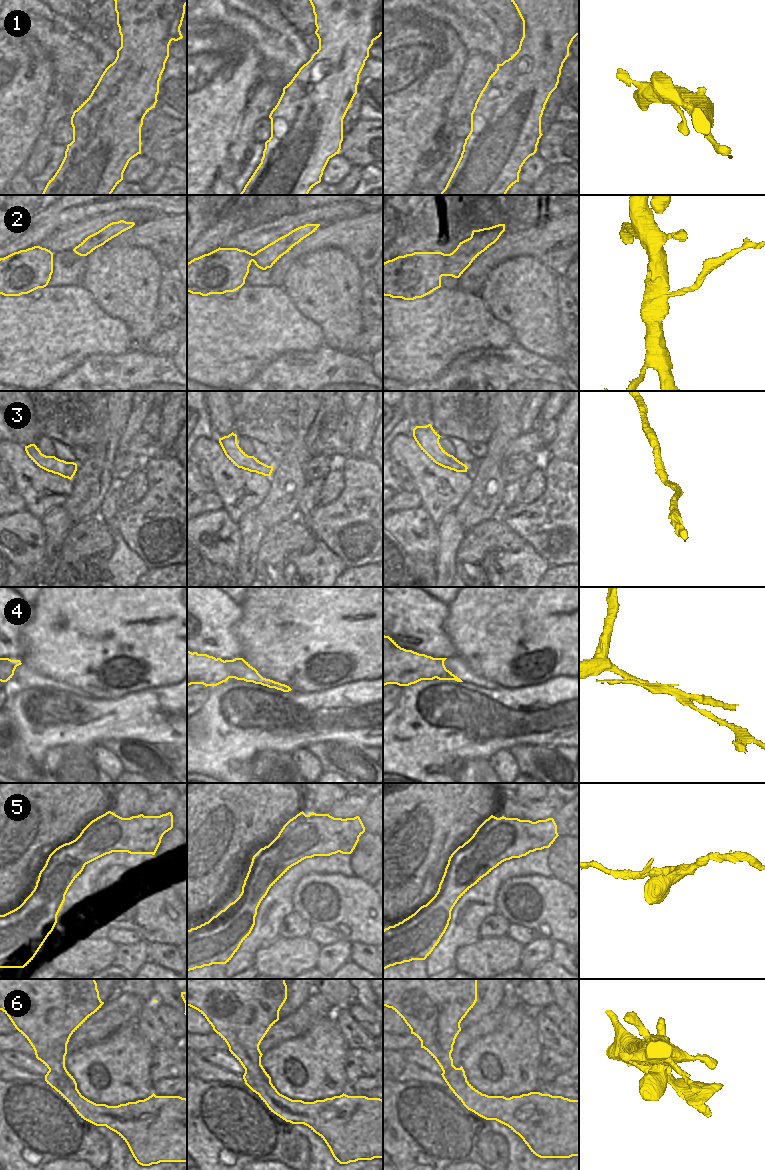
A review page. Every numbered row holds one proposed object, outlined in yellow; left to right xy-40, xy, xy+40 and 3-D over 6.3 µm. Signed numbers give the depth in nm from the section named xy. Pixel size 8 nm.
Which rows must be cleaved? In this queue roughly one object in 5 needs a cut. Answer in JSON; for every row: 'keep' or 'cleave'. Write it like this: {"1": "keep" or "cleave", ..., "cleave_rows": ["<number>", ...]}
{"1": "keep", "2": "cleave", "3": "keep", "4": "cleave", "5": "keep", "6": "keep", "cleave_rows": ["2", "4"]}

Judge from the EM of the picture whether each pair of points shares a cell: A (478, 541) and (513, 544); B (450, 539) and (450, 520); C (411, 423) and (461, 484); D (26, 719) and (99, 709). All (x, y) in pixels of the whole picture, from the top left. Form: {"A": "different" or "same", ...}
{"A": "same", "B": "same", "C": "different", "D": "same"}

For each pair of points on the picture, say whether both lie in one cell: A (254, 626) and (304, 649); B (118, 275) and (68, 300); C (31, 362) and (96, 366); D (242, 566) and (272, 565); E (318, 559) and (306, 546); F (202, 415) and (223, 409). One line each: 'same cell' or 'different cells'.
A: same cell
B: different cells
C: different cells
D: different cells
E: different cells
F: different cells

